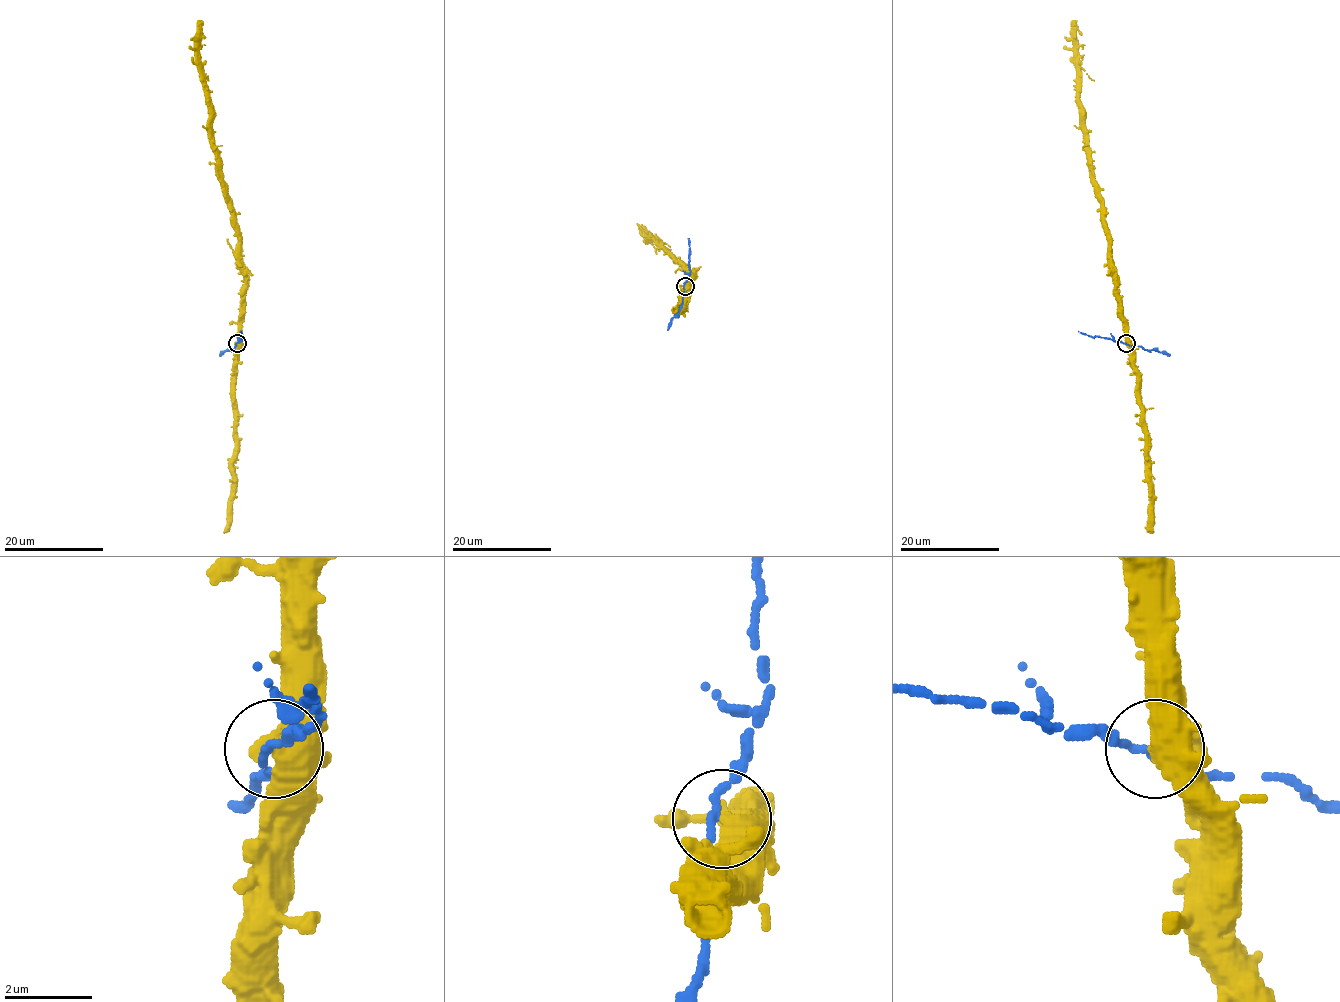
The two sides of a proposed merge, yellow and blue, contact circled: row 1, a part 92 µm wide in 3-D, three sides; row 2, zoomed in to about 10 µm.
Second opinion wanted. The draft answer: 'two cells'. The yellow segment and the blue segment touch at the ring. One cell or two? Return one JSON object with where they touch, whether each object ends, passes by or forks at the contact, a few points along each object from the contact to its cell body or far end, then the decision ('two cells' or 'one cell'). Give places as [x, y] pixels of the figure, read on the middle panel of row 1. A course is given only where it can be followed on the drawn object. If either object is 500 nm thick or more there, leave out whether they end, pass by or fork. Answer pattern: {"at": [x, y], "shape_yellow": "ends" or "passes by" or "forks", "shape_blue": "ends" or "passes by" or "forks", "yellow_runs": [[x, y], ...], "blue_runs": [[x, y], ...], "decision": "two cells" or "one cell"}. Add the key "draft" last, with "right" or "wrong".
{"at": [685, 286], "shape_yellow": "passes by", "shape_blue": "passes by", "yellow_runs": [[684, 285], [693, 277], [654, 239], [647, 237], [646, 232]], "blue_runs": [[684, 285], [689, 270], [688, 238]], "decision": "two cells", "draft": "right"}

